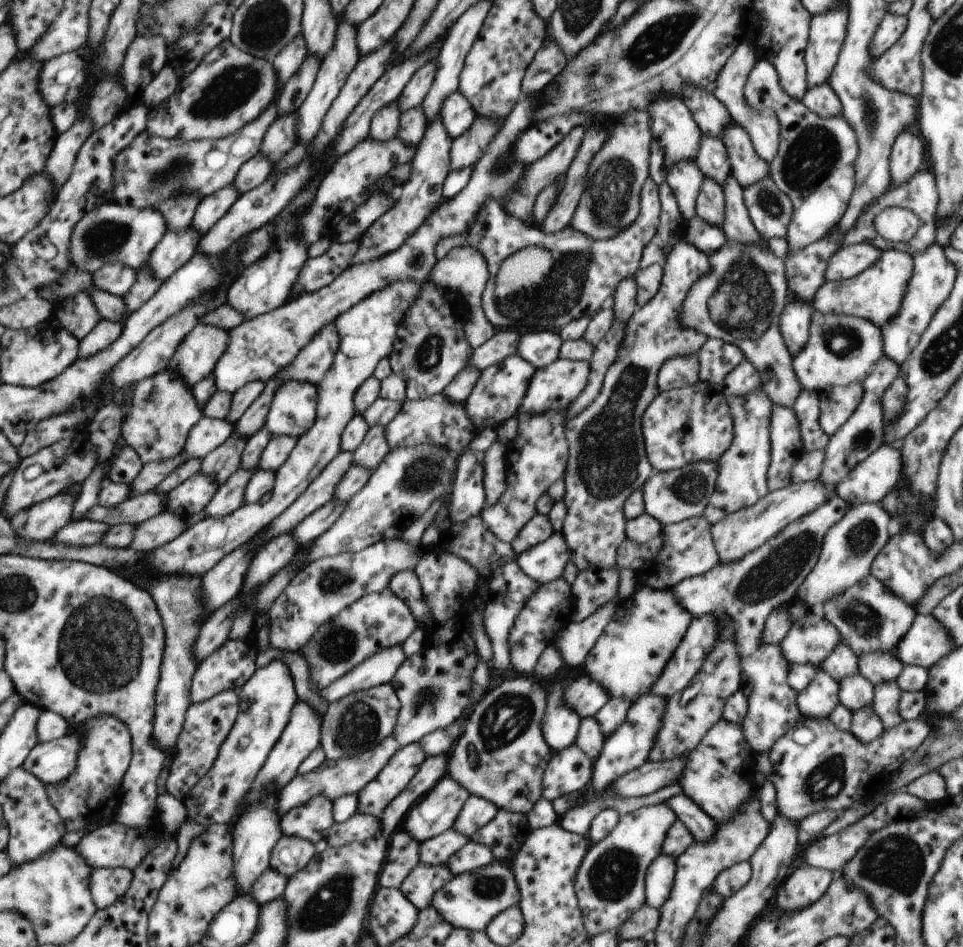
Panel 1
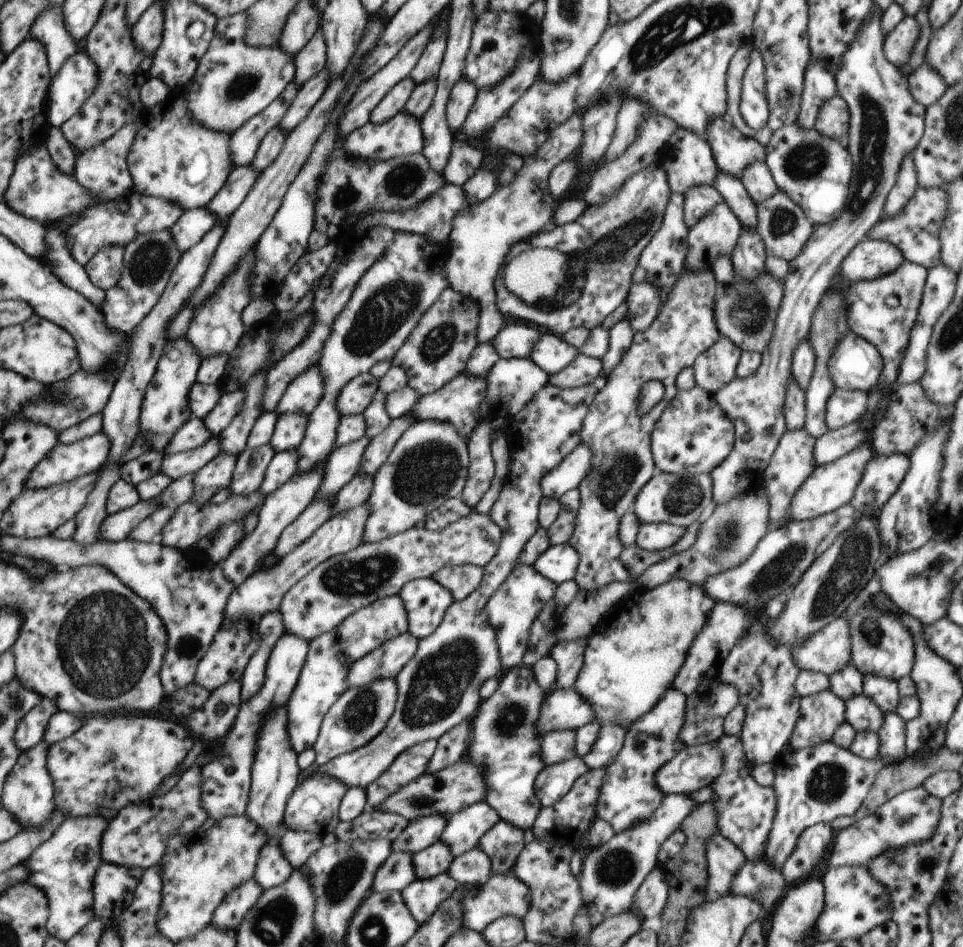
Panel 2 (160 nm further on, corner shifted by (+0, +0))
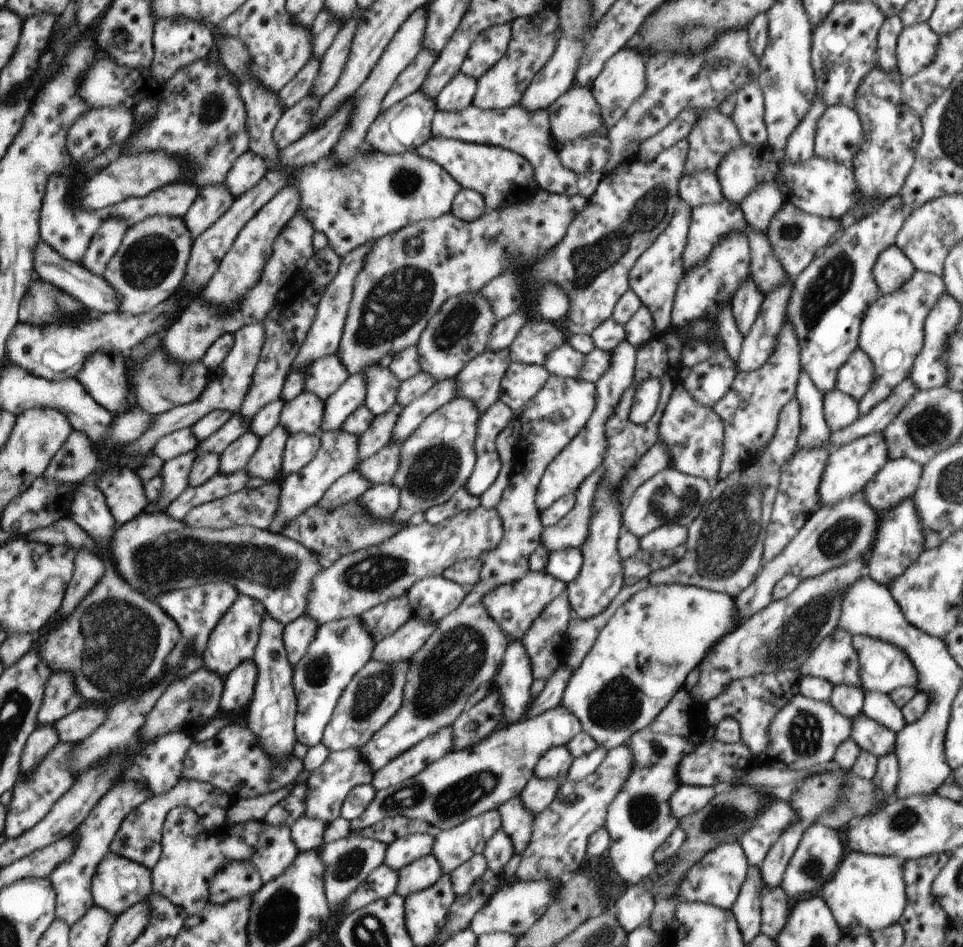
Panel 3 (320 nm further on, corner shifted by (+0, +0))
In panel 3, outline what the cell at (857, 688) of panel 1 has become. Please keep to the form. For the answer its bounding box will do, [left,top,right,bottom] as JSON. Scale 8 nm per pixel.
[850,715,897,759]

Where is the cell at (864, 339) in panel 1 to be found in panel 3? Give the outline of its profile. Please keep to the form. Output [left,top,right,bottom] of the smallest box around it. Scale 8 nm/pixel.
[835,348,875,401]

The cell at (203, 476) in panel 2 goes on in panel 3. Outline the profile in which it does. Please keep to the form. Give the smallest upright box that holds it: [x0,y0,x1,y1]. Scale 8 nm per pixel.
[218,431,261,474]

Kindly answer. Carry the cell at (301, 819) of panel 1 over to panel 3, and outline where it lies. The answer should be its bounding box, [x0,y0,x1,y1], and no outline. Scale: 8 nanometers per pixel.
[304,748,373,826]

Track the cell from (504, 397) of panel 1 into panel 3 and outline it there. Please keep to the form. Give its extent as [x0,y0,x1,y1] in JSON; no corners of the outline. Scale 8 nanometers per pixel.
[499,361,549,413]

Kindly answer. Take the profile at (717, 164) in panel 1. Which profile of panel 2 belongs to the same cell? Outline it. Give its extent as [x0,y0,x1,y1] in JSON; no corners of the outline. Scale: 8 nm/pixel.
[713,170,757,232]

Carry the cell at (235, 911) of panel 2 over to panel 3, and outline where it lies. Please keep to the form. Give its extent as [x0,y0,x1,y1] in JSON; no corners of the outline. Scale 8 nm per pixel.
[209,861,262,904]

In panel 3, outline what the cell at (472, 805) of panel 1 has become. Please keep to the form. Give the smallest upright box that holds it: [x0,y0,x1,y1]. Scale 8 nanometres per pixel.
[432,811,501,875]

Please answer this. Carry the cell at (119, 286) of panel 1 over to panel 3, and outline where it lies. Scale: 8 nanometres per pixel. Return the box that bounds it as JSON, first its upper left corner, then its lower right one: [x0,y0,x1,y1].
[82,217,127,276]

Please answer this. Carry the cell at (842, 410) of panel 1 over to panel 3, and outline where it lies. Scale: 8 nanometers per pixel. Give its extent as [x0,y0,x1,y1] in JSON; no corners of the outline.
[823,388,859,433]

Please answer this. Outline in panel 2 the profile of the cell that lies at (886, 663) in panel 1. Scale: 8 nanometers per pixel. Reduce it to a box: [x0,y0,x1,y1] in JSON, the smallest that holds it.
[863,677,900,714]

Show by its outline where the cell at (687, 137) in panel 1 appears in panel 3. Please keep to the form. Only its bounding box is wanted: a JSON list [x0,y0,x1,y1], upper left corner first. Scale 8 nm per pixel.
[679,172,725,207]

